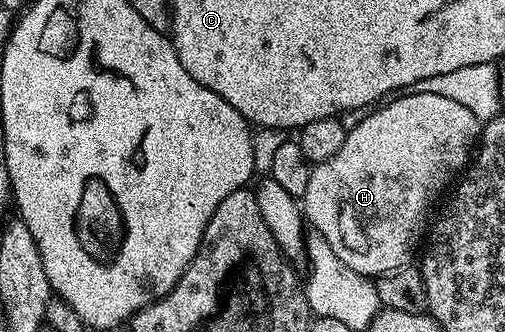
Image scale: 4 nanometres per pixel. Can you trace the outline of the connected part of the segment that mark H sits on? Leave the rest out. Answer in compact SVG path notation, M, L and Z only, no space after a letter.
M410 91L408 94L398 95L396 98L382 103L380 106L374 107L363 118L363 122L359 122L356 126L346 131L343 146L339 146L339 150L336 151L333 158L327 158L327 162L323 162L322 164L312 165L309 181L307 182L307 190L303 197L305 216L313 223L311 225L312 231L317 232L323 238L327 238L331 250L335 250L335 254L339 254L339 262L351 266L351 270L355 270L359 274L376 278L382 276L387 270L402 268L414 259L415 253L418 251L419 245L426 235L427 221L430 219L429 207L440 198L441 191L445 187L448 189L466 171L467 165L471 160L471 149L474 147L475 138L480 137L482 127L482 121L477 120L475 114L471 114L471 110L466 110L463 106L459 106L459 102L455 102L452 98L443 98L443 94Z

